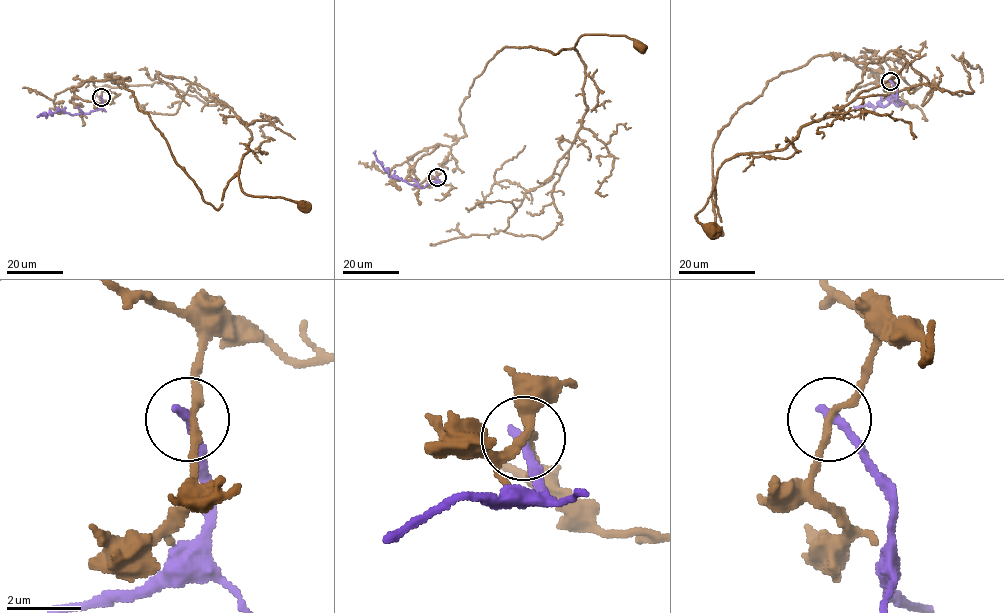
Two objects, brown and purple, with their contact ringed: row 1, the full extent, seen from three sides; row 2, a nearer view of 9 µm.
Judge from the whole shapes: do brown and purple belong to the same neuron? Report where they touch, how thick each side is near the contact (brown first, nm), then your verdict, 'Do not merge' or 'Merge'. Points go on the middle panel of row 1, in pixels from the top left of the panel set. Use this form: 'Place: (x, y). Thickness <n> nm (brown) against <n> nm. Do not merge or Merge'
Place: (437, 177). Thickness 190 nm (brown) against 280 nm. Do not merge

